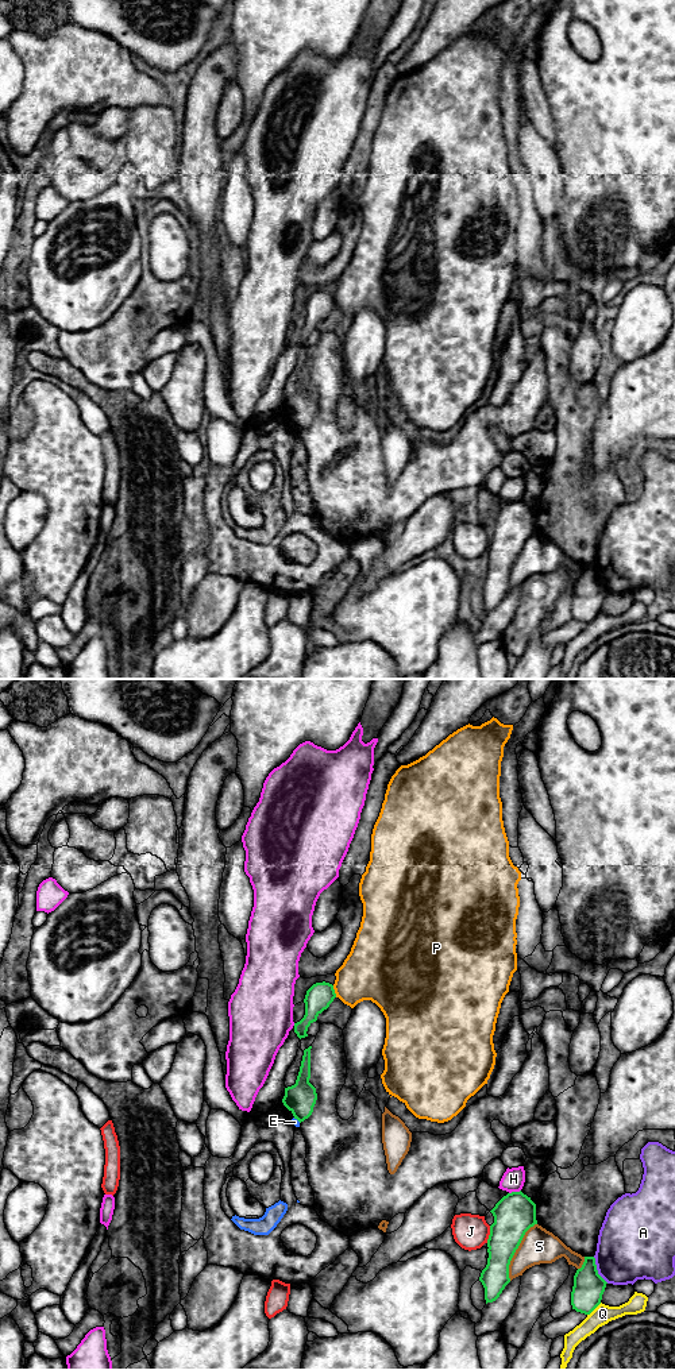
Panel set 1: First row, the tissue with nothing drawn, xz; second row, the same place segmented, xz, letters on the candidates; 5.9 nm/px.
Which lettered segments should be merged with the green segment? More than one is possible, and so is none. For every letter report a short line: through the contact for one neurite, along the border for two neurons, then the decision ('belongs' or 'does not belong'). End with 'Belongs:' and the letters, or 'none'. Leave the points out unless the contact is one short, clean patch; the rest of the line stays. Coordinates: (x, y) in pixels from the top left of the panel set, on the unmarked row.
A: does not belong
E: xz (293, 427), (300, 431) | does not belong
H: does not belong
J: does not belong
P: does not belong
Q: xz (601, 612), (587, 624) | does not belong
S: does not belong
Belongs: none

